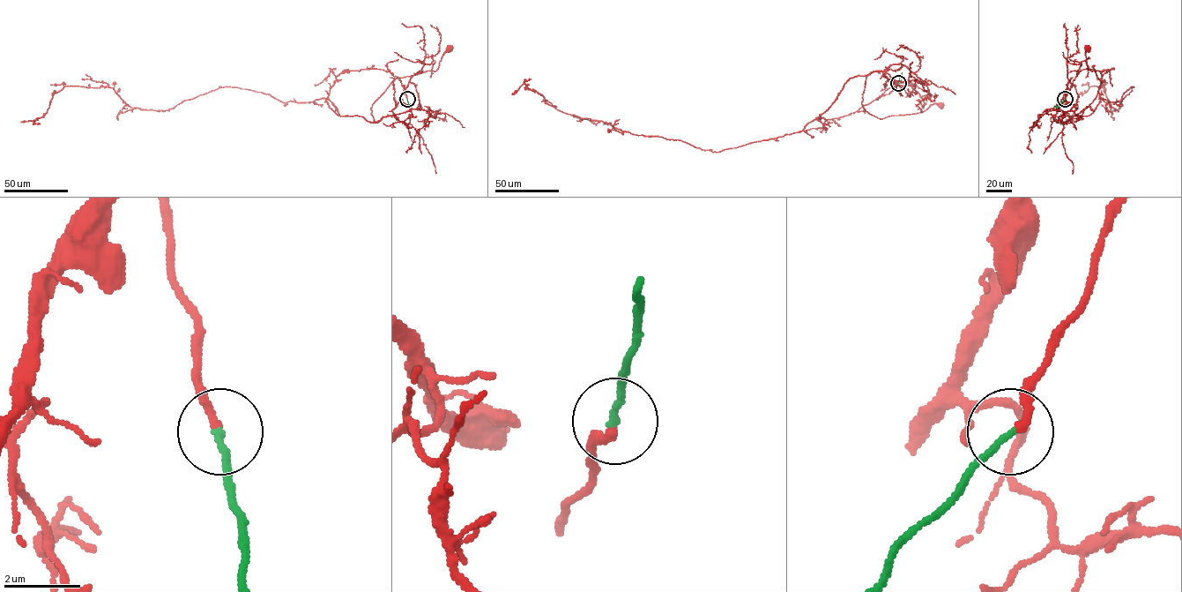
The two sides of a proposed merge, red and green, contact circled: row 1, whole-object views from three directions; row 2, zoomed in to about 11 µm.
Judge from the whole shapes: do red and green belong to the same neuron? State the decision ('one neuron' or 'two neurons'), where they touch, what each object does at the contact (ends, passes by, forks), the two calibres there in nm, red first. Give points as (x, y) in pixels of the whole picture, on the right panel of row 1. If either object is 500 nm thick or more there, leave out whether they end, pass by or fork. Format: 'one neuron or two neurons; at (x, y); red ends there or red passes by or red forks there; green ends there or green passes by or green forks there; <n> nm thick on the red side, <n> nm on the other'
one neuron; at (1065, 99); red ends there; green ends there; 220 nm thick on the red side, 180 nm on the other

